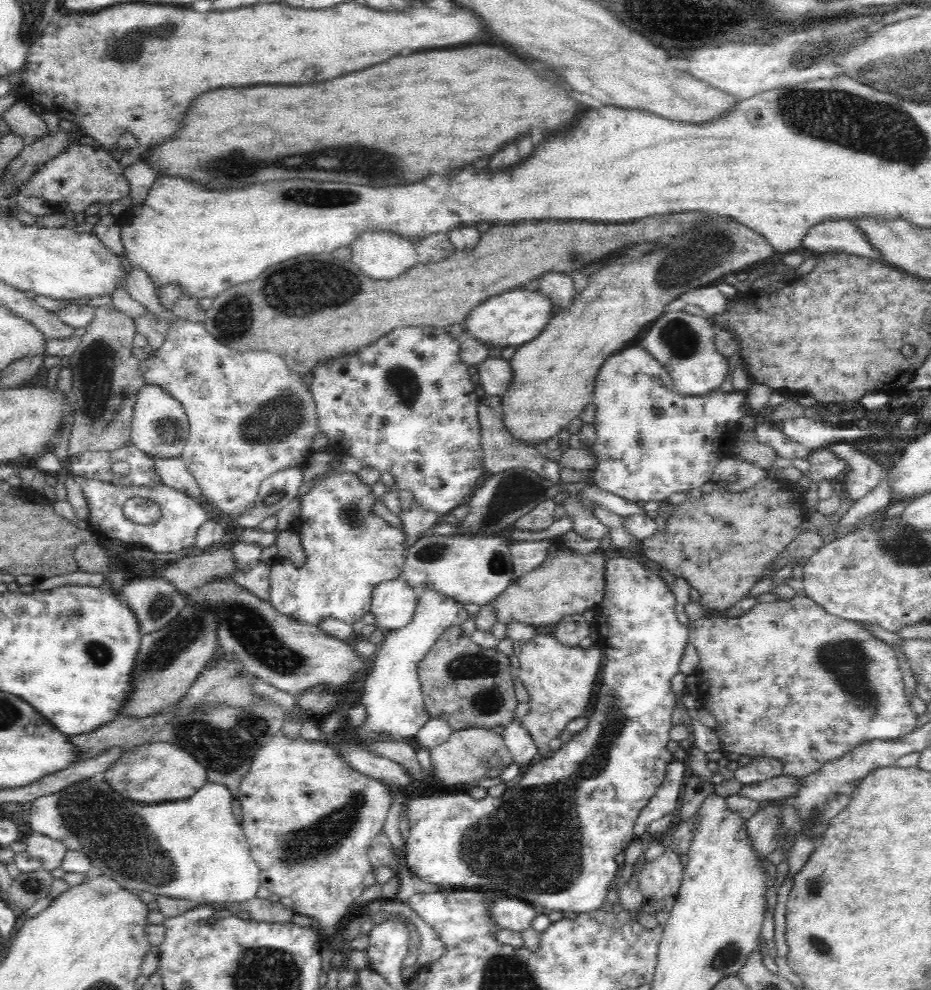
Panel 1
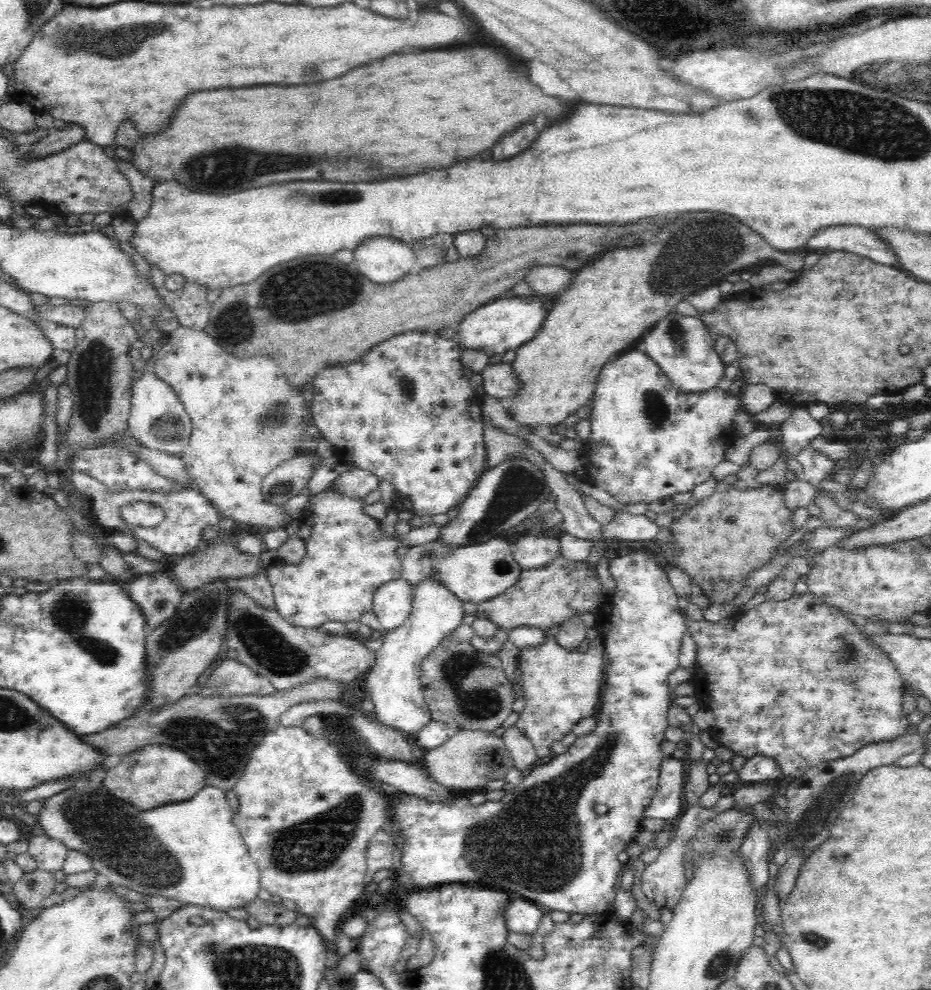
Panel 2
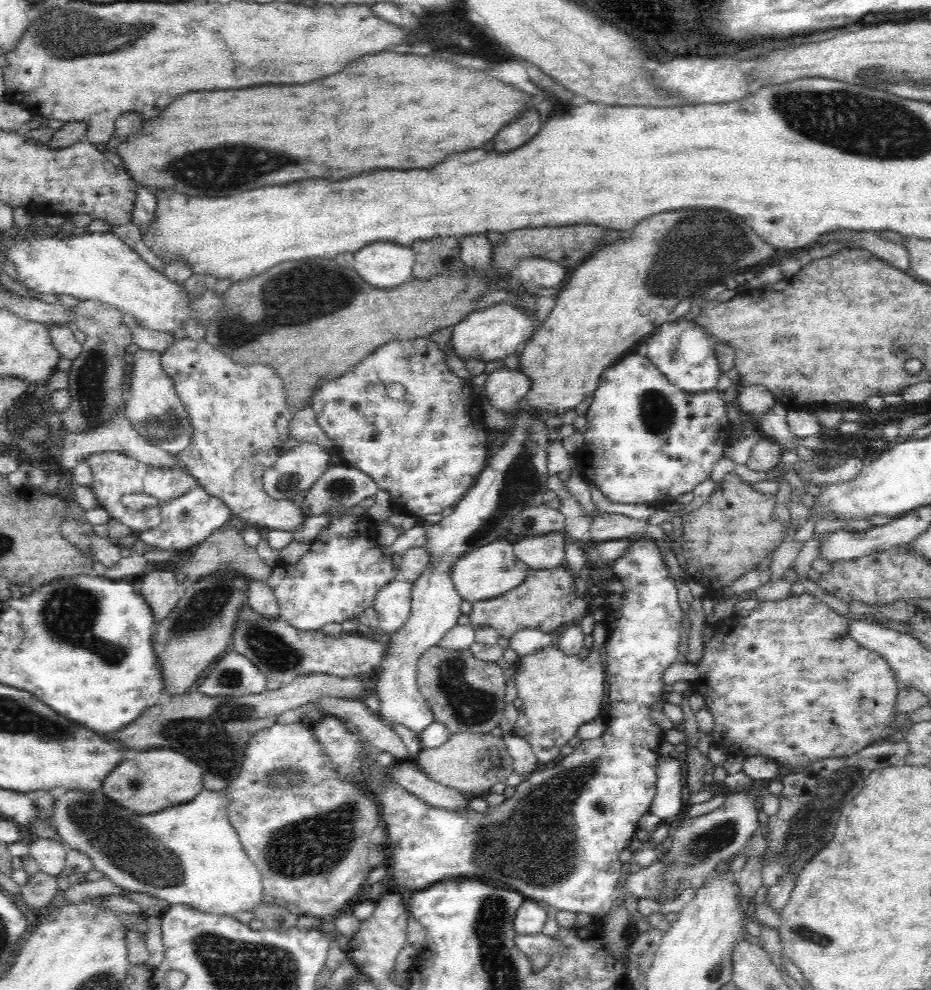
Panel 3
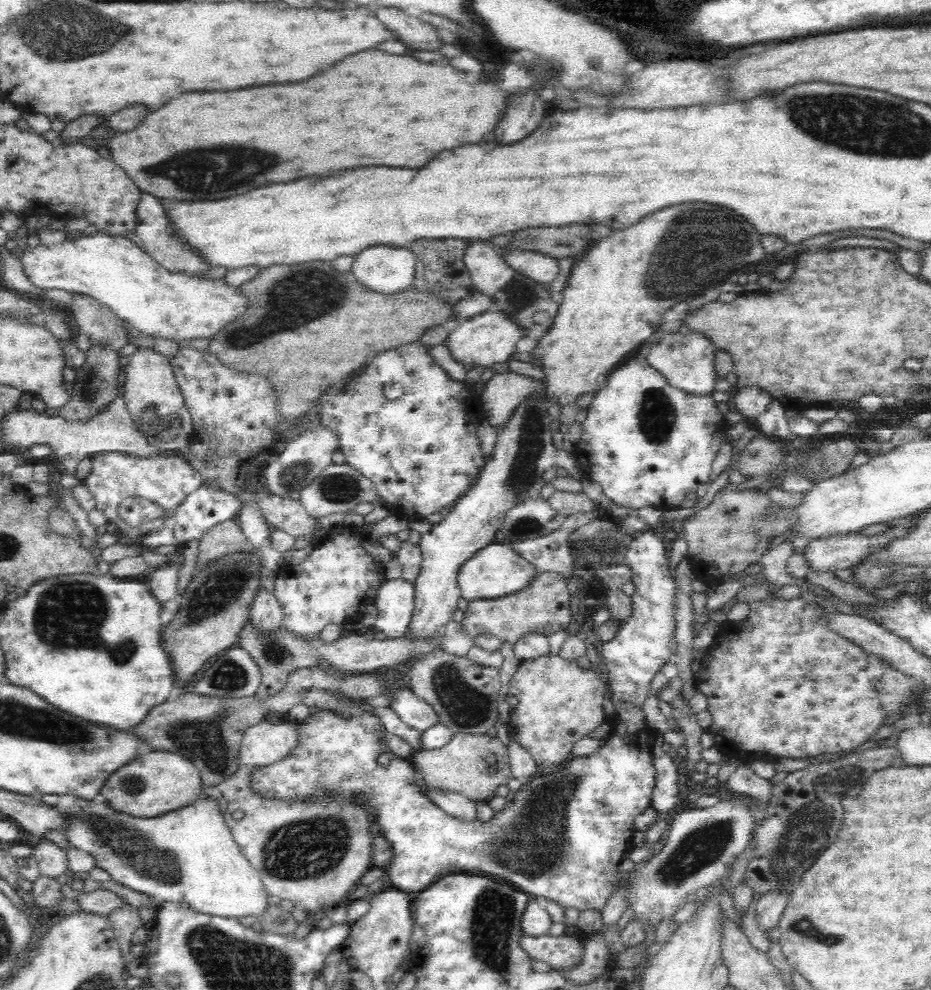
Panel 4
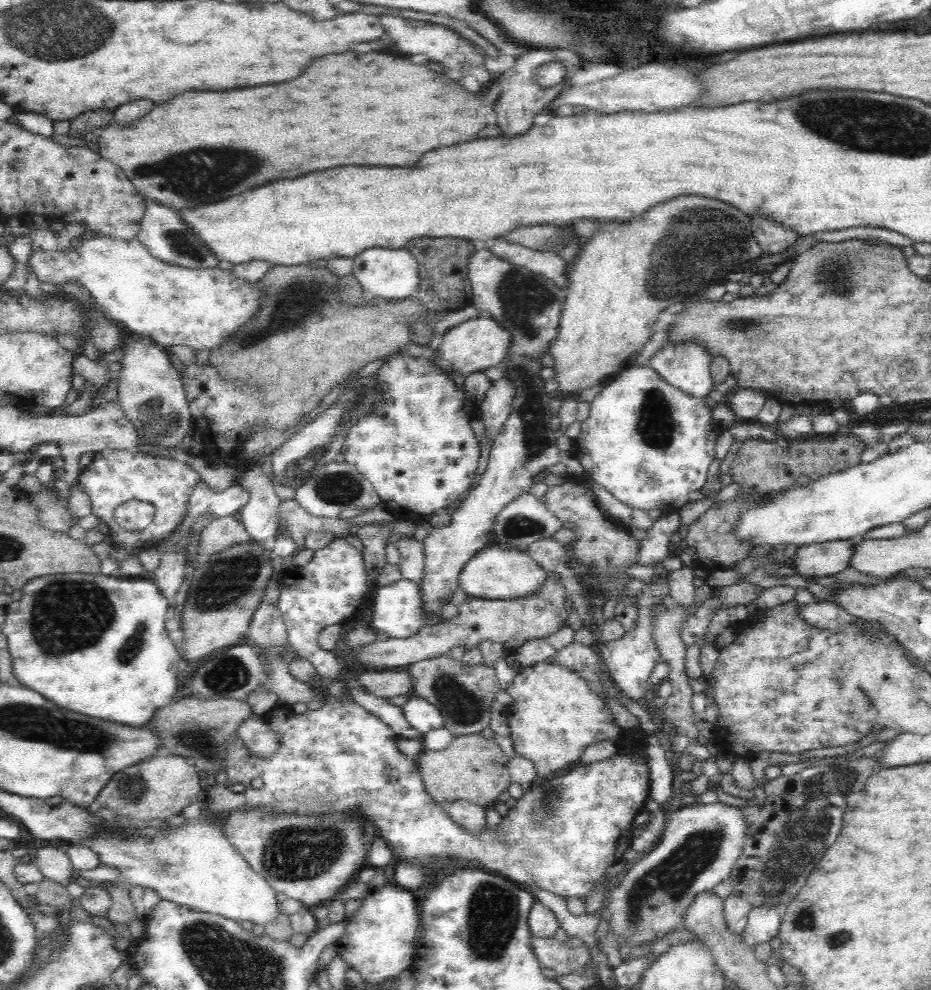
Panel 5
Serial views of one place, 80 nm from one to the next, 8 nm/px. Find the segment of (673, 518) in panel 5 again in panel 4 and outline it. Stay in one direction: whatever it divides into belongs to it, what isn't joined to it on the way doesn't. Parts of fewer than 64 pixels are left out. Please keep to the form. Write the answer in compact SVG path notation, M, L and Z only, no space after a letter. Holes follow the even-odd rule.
M663 523L659 524L657 527L650 527L647 531L639 533L634 536L630 544L627 545L627 549L623 554L624 559L622 562L627 564L628 567L632 569L633 577L632 582L636 586L636 592L633 595L632 605L634 605L634 611L632 611L632 616L627 623L622 623L620 632L617 636L608 642L604 642L602 648L602 657L604 658L603 663L606 665L606 671L608 673L608 688L611 691L611 700L615 706L615 712L618 717L618 726L613 728L614 734L605 740L604 746L600 749L597 754L590 755L589 757L574 757L568 761L568 764L564 768L549 774L542 775L533 778L530 782L527 782L518 793L515 794L515 799L511 803L507 803L503 810L497 812L493 818L488 821L481 821L480 819L474 822L464 822L458 819L448 816L447 812L444 812L439 806L436 806L434 802L429 799L429 796L423 791L423 786L419 782L420 777L417 775L417 770L413 765L412 759L404 759L399 756L389 757L389 763L387 765L381 765L378 762L378 758L384 753L391 753L391 750L387 748L386 745L386 730L382 726L382 722L379 718L369 712L367 709L354 708L352 712L348 712L348 715L342 715L341 712L337 710L319 710L316 713L310 713L302 722L298 722L295 719L288 718L286 723L289 726L295 726L299 735L299 740L296 746L282 758L282 760L276 760L274 764L264 764L262 768L254 770L252 776L250 776L250 788L252 793L266 799L277 801L295 801L296 799L300 801L312 801L315 803L322 799L324 803L329 803L336 799L338 803L342 801L360 801L372 814L376 823L380 827L381 835L391 844L392 849L392 862L389 864L387 875L390 876L392 880L393 888L399 889L400 891L408 892L421 892L427 889L432 882L436 880L436 876L443 874L446 870L450 872L461 872L470 875L486 875L492 876L498 880L503 880L508 882L520 891L524 891L526 894L532 896L539 900L554 900L566 908L577 908L578 910L586 910L587 908L601 909L603 904L608 900L617 889L620 884L622 877L618 873L618 866L623 860L623 856L628 852L632 845L634 828L634 818L638 814L642 814L646 808L651 806L652 792L655 784L655 772L654 765L652 764L652 757L650 750L652 748L652 739L654 730L648 727L647 722L644 719L644 713L642 712L642 704L648 696L648 688L650 688L650 680L654 678L654 674L660 670L660 668L670 660L670 640L672 640L675 634L675 619L674 617L674 607L673 601L675 598L675 586L674 578L670 573L670 564L664 559L669 555L668 544L670 542L670 537L665 537L659 534L659 530L662 526L669 532L673 532L673 529L677 527L676 523Z

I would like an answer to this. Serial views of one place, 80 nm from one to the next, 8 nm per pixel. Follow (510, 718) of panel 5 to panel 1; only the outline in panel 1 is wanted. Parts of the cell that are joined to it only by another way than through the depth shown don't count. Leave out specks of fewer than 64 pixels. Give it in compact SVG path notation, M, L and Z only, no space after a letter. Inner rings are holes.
M538 635L530 643L516 645L516 656L520 661L520 672L516 675L522 680L528 693L527 714L520 718L523 728L530 734L538 753L544 758L550 755L550 740L560 738L567 725L582 718L592 702L594 686L600 674L602 648L595 641L587 650L582 647L568 647L552 635Z

